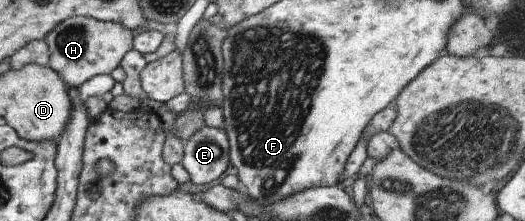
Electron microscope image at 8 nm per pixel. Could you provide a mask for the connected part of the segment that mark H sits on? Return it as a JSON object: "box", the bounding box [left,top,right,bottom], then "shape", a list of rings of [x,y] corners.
{"box":[43,17,132,87],"shape":[[[67,17],[49,31],[43,41],[48,49],[47,66],[68,87],[80,87],[84,81],[100,74],[110,74],[119,67],[122,56],[132,50],[132,33],[114,21],[100,21],[91,17]]]}

